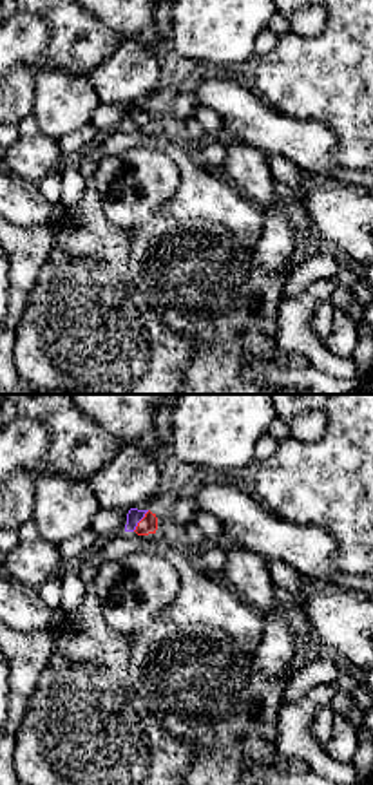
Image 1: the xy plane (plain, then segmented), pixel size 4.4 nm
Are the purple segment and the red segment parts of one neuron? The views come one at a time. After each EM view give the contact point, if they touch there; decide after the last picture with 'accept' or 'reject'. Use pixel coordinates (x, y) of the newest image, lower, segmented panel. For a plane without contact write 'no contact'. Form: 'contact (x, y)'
contact (140, 520)

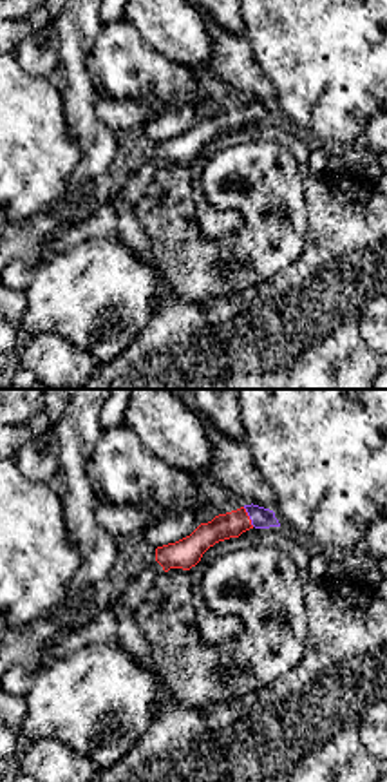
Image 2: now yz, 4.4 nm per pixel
contact (248, 514)

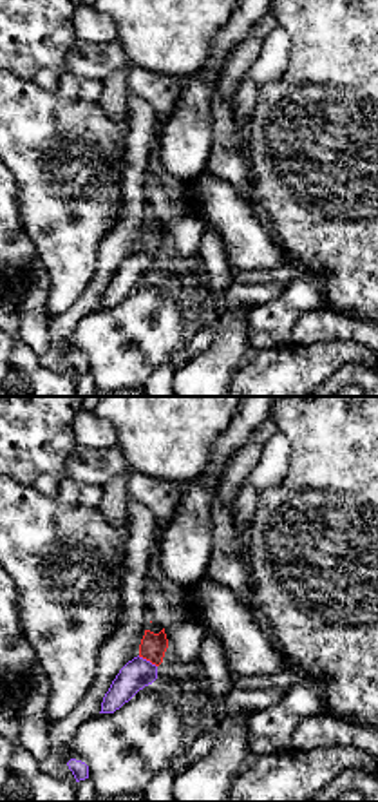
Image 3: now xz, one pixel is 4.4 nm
contact (145, 659)

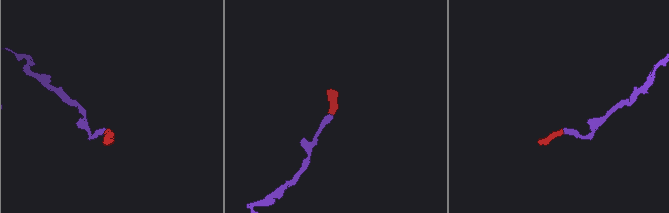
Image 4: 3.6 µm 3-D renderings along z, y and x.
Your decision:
accept

